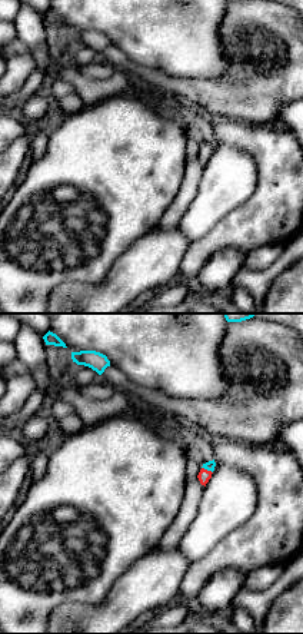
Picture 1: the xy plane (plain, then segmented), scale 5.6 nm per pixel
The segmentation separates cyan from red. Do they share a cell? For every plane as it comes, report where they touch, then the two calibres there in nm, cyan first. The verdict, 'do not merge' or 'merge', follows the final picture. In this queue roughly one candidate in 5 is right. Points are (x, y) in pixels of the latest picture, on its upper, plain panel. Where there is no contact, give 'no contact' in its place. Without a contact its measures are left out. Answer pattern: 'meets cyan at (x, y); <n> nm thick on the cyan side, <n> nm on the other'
meets cyan at (207, 149); 50 nm thick on the cyan side, 70 nm on the other

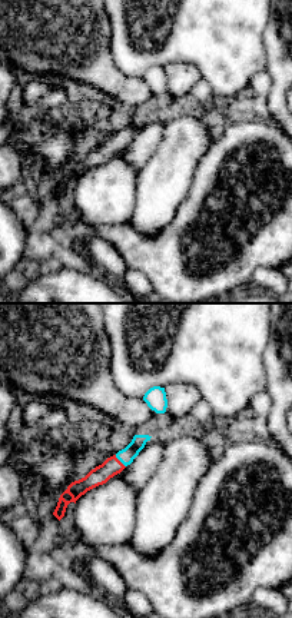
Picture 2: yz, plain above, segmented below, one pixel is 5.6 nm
meets cyan at (119, 139); 90 nm thick on the cyan side, 100 nm on the other

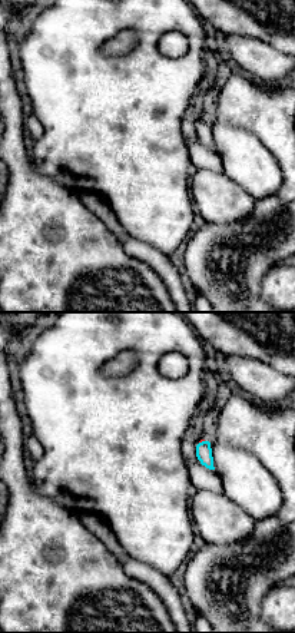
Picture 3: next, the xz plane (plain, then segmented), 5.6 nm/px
meets cyan at (202, 121); 90 nm thick on the cyan side, 20 nm on the other

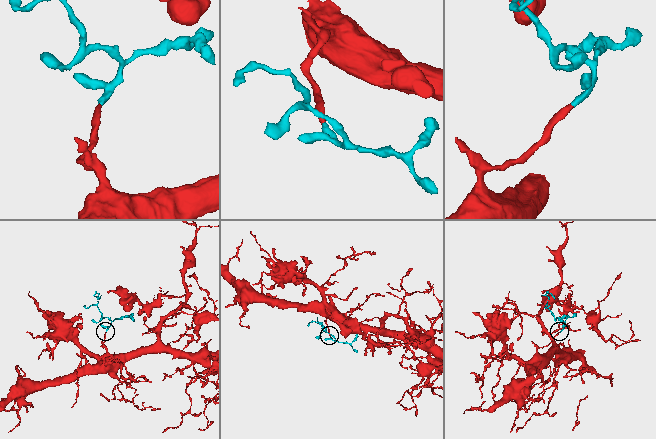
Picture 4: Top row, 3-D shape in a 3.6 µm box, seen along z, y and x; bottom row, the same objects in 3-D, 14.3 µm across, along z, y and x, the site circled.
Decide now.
merge

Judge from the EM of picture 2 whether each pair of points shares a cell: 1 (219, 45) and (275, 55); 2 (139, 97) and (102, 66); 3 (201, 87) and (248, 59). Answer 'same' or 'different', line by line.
1: different
2: same
3: different

